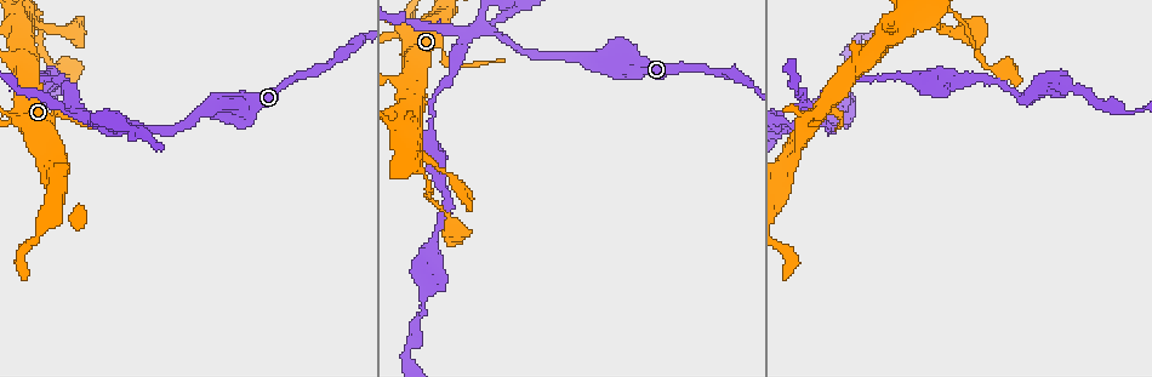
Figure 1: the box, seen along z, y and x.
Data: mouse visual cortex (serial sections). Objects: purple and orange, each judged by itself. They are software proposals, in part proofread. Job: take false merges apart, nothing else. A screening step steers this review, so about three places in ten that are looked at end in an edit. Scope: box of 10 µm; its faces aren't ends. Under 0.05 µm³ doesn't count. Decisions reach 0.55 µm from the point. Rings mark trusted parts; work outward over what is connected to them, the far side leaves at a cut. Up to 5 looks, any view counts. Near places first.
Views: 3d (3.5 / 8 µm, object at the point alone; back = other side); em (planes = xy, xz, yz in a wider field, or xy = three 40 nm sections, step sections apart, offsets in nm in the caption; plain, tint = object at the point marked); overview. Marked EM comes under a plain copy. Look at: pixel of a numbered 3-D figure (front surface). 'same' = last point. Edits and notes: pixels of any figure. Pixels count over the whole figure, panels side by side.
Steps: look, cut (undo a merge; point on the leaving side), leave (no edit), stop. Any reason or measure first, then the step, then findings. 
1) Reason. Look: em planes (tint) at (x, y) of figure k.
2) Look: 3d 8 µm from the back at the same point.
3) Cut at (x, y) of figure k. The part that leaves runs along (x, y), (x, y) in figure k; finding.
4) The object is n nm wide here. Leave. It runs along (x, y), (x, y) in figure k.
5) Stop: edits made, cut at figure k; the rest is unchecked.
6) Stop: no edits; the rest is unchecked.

Sharp bend. Look: 3d 3.5 µm at (920, 16) of figure 1.

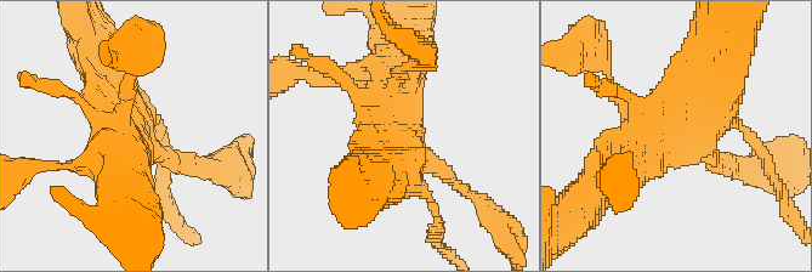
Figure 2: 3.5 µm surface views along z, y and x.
Look: em planes (tint) at (674, 132) of figure 2.

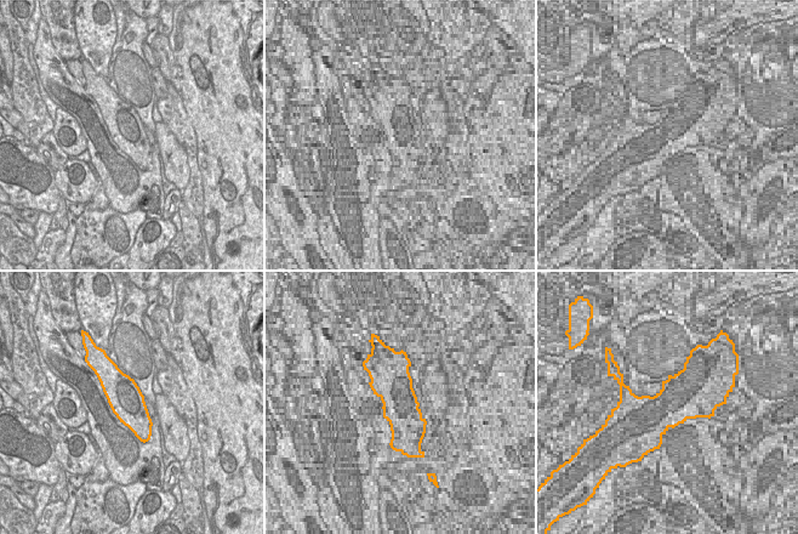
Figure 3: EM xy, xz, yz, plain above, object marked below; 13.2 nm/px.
Leave. It runs along (609, 175), (691, 115), (740, 126) in figure 2; one cell here.

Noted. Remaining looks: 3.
Calibre changes. Look: em xy step 1 (tint) at (200, 109) of figure 1.

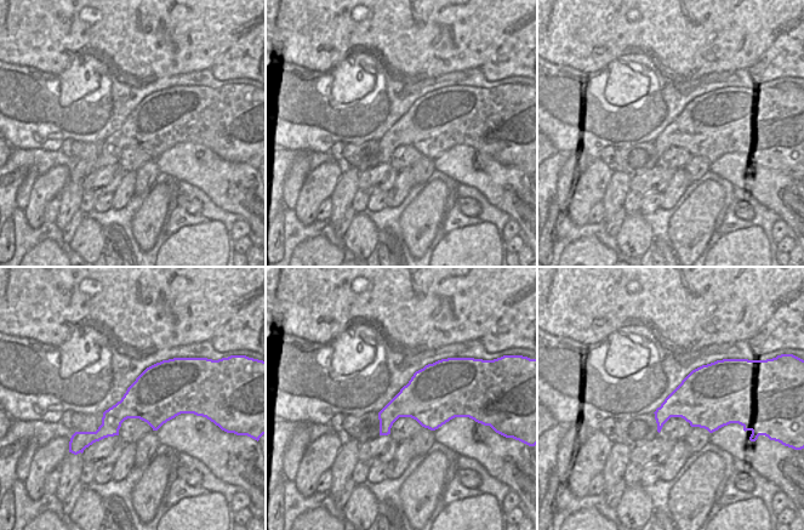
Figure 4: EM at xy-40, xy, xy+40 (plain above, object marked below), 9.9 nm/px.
See where the arms go. Look: 3d 3.5 µm at the same point.

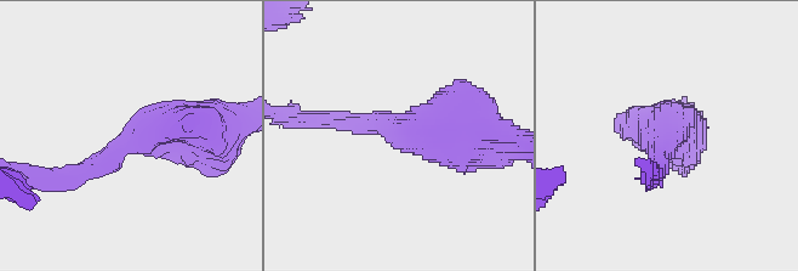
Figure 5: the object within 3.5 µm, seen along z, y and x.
Leave. It runs along (207, 129), (159, 122), (62, 178) in figure 5; all the same cell.

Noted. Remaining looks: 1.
Stop: no edits; the rest is unchecked.

